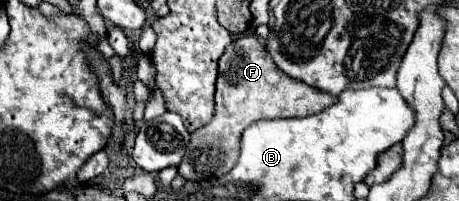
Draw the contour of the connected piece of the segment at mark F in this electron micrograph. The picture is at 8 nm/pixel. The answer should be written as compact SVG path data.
M255 34L237 36L219 58L215 116L207 126L191 134L179 174L185 180L221 178L235 166L241 148L241 134L247 126L263 118L297 118L317 114L329 108L333 102L337 102L337 96L325 94L323 90L313 90L313 86L305 86L303 82L281 74Z

